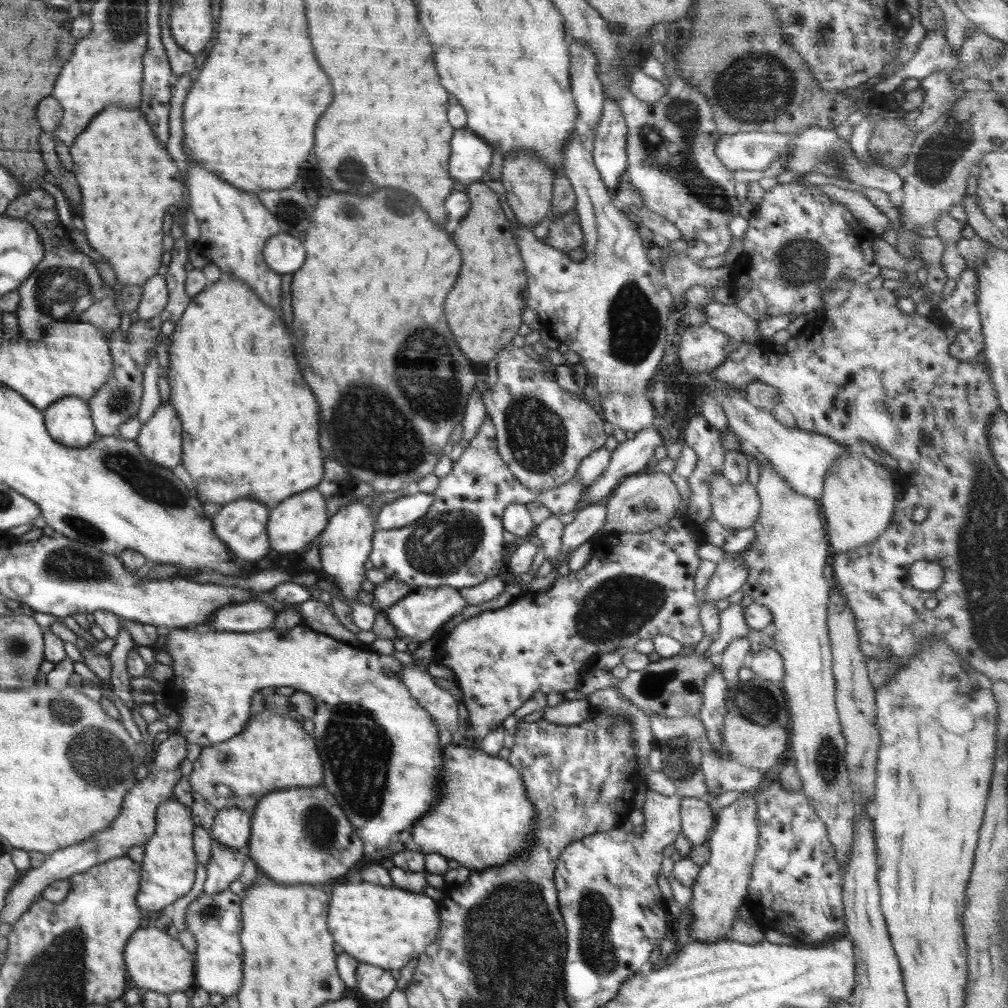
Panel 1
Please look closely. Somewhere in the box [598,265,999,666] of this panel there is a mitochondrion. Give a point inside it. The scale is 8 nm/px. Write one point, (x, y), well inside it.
(633, 318)

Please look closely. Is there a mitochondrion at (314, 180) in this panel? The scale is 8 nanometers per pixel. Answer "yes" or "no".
yes

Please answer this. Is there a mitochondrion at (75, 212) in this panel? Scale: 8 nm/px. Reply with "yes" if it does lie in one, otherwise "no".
no

